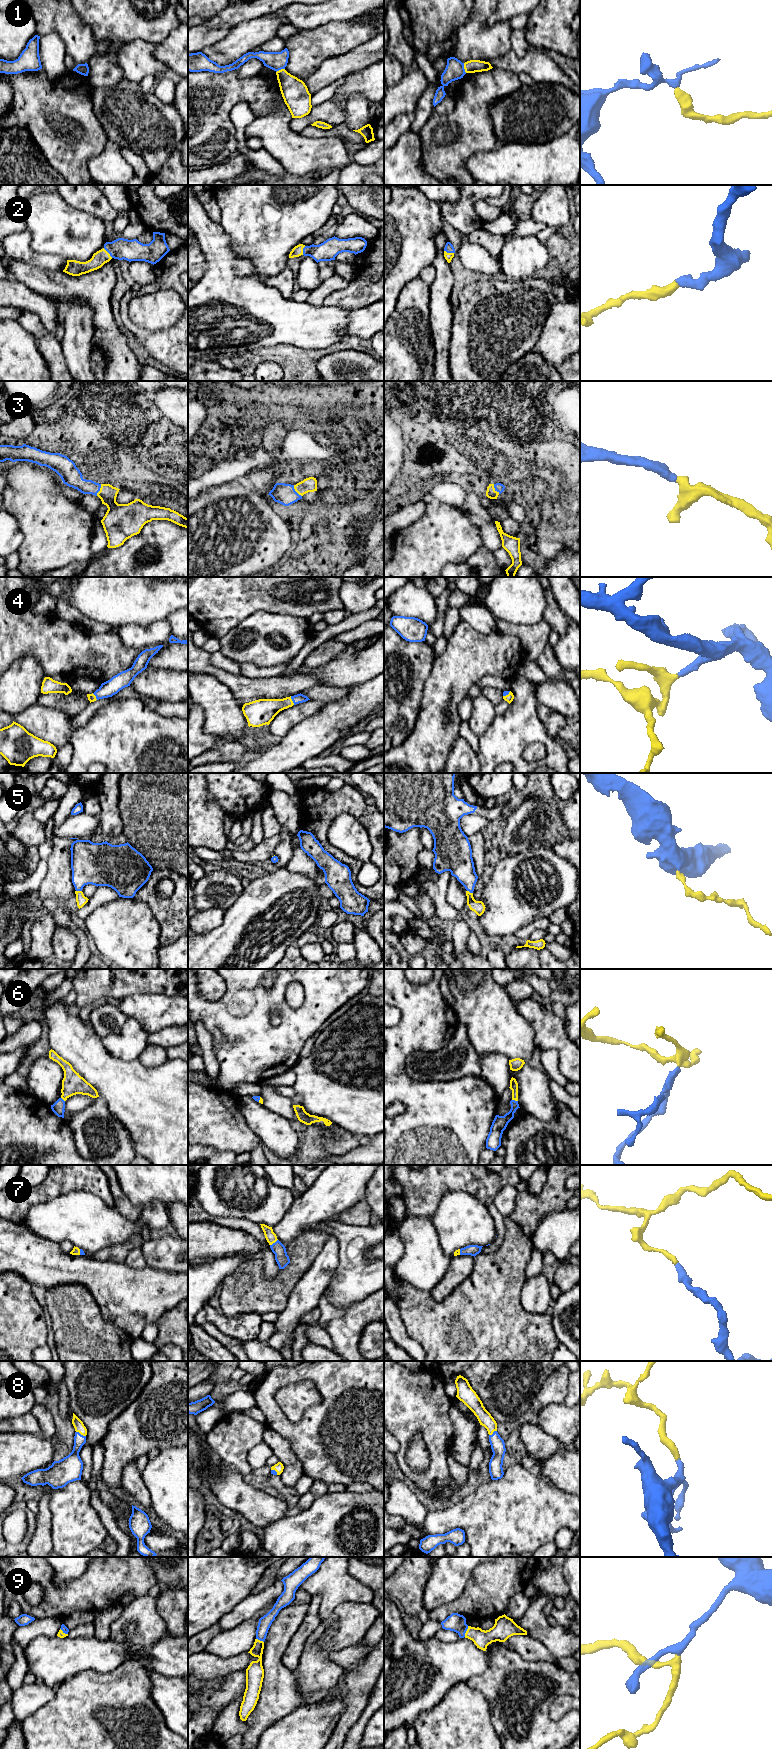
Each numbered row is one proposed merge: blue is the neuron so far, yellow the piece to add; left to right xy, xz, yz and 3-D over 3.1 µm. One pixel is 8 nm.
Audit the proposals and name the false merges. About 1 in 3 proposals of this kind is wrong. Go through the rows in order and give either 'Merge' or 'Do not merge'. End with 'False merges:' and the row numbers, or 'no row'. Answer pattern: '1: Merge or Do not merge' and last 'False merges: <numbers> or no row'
1: Do not merge
2: Merge
3: Merge
4: Merge
5: Merge
6: Merge
7: Merge
8: Merge
9: Merge
False merges: 1

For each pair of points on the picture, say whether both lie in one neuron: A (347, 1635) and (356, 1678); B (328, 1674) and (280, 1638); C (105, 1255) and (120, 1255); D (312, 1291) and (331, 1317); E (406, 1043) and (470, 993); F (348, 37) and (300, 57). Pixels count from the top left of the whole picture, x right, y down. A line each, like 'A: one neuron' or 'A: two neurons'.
A: two neurons
B: two neurons
C: one neuron
D: two neurons
E: two neurons
F: one neuron

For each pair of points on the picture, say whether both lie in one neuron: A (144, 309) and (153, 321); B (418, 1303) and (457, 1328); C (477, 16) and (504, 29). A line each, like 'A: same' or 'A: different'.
A: same
B: same
C: same

